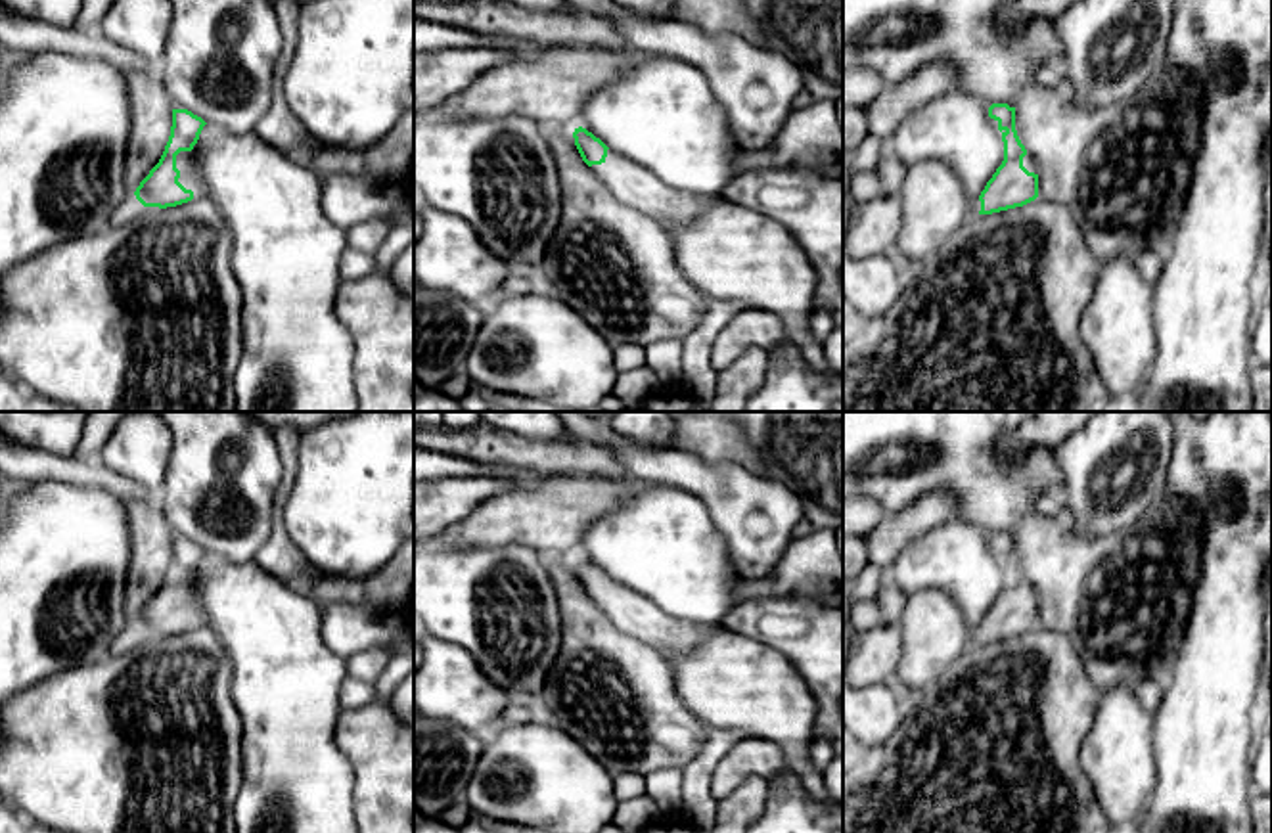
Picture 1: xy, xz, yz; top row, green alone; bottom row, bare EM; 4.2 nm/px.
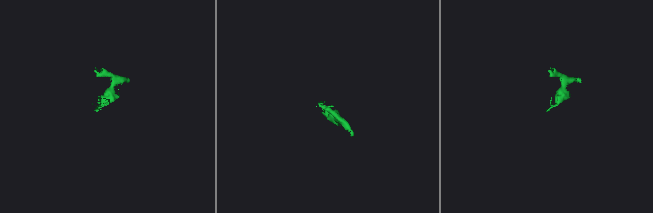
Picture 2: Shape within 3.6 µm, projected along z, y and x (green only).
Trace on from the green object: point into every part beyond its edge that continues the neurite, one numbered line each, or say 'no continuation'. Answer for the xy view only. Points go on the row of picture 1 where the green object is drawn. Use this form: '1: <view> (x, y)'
1: xy (190, 179)

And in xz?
1: xz (635, 186)

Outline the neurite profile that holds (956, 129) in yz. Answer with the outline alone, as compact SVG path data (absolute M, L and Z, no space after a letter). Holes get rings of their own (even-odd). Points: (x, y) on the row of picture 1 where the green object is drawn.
M950 90L912 111L887 142L912 167L939 159L964 182L969 201L979 199L1004 161L1002 132L975 96Z

